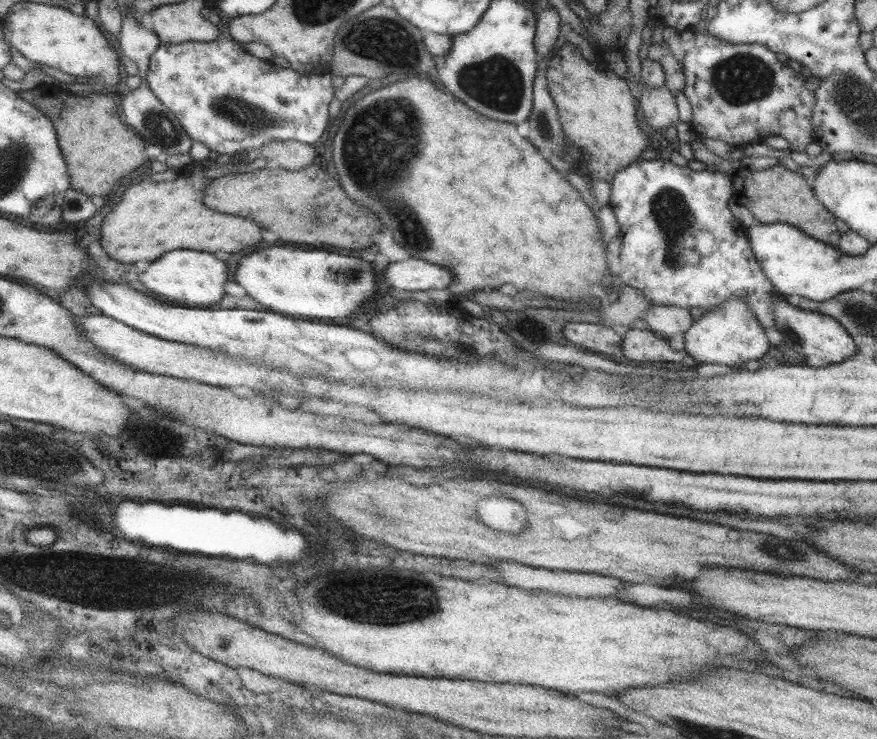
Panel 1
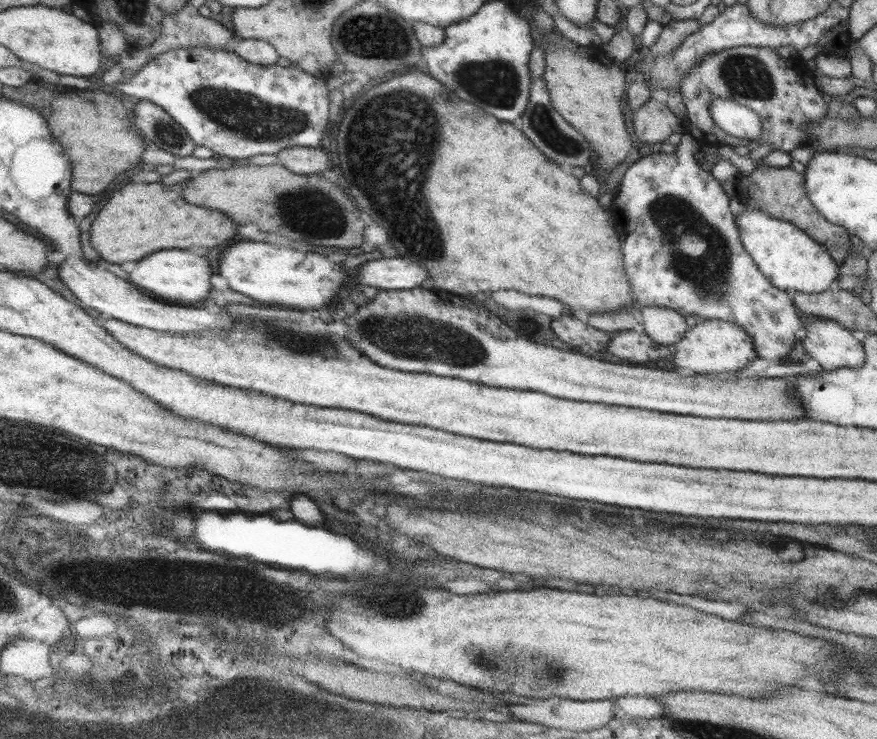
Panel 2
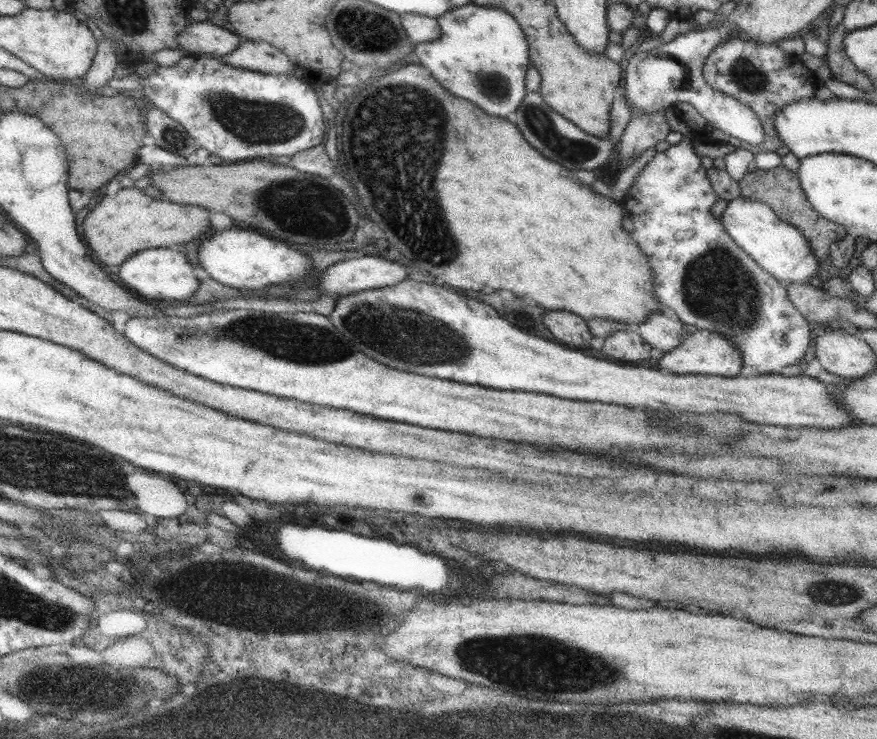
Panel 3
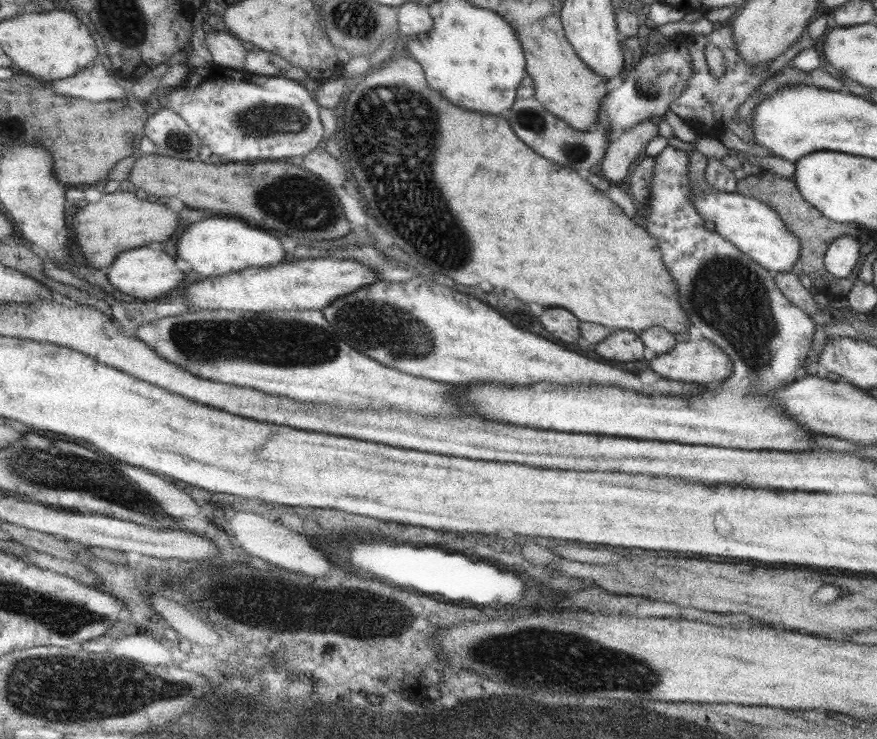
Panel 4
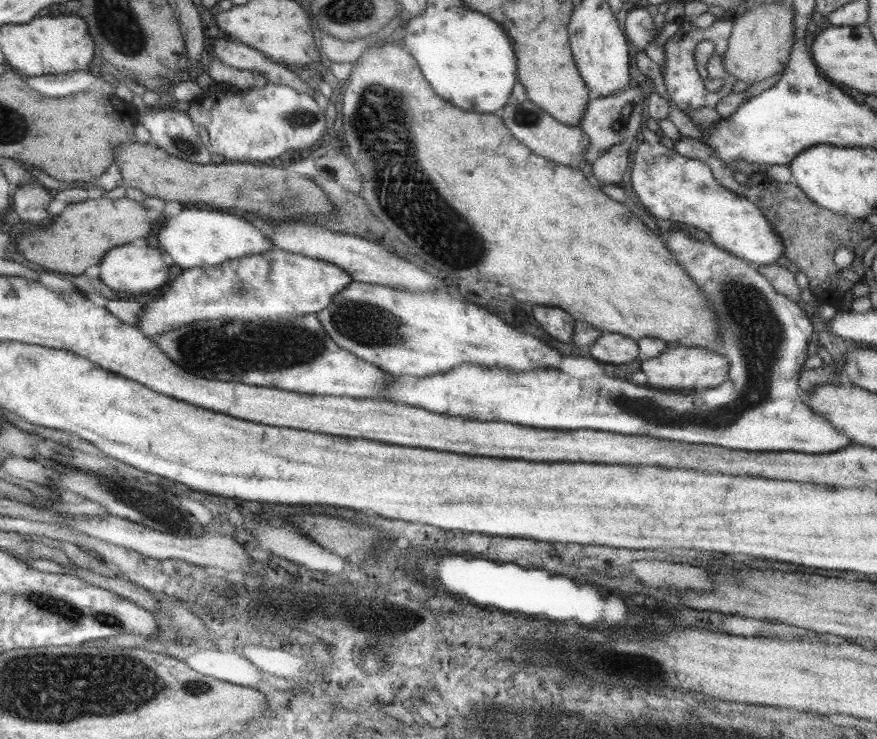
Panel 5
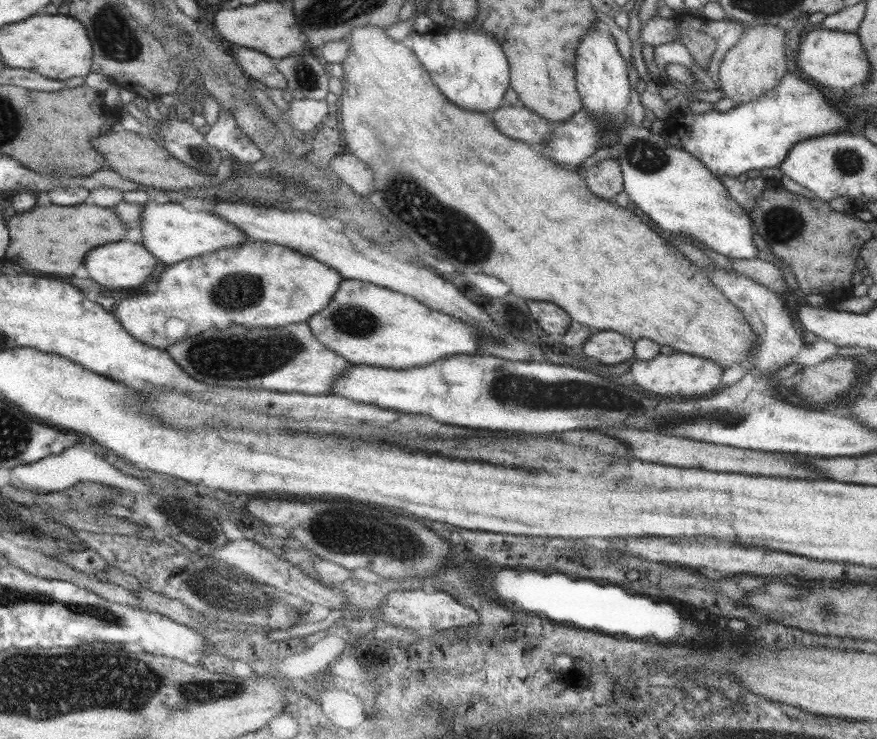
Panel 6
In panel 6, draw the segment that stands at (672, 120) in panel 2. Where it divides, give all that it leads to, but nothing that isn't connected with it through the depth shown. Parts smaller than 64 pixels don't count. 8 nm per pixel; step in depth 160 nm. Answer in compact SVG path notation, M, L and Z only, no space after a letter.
M605 158L587 168L584 179L587 188L603 200L613 200L615 194L623 189L623 178L619 163L615 159Z

